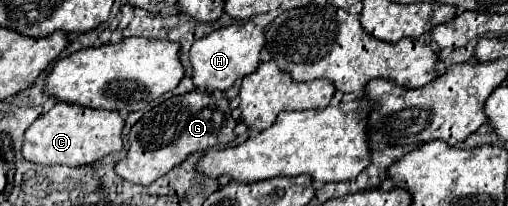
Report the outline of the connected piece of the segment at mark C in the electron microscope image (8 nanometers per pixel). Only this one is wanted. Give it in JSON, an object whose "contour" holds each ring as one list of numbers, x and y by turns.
{"contour":[[59,101,51,111,43,113,27,129,25,141,23,141,23,155,27,161,41,163,41,165,89,165,93,161,103,159,109,153,123,149,123,139,121,139,123,125,125,125,125,119,117,111,89,109,89,107,81,107,81,105,65,105,63,101]]}

